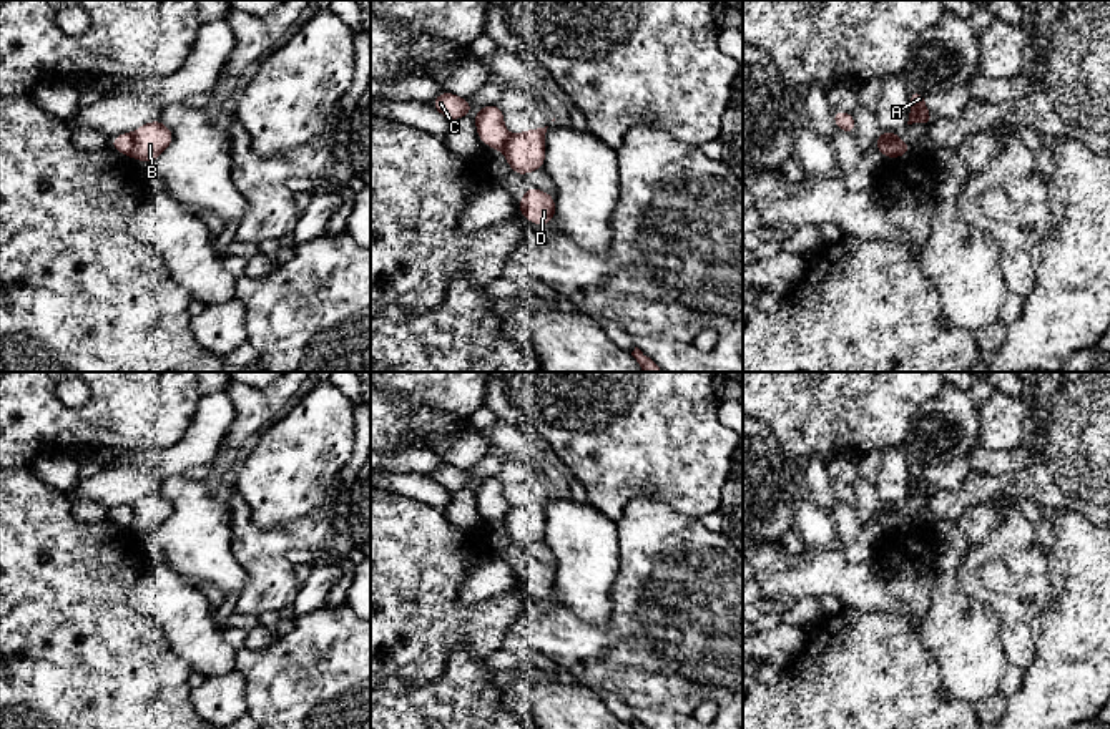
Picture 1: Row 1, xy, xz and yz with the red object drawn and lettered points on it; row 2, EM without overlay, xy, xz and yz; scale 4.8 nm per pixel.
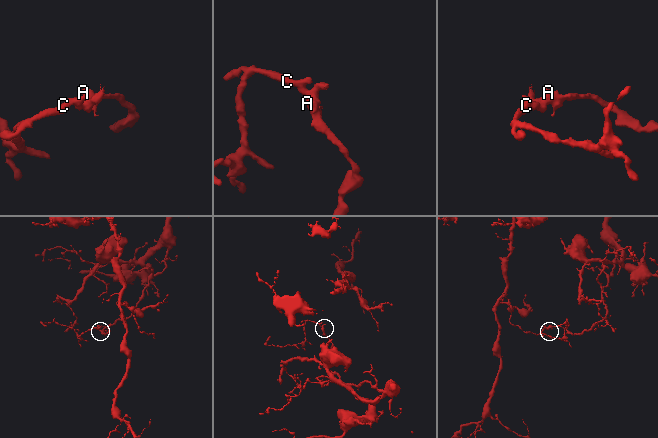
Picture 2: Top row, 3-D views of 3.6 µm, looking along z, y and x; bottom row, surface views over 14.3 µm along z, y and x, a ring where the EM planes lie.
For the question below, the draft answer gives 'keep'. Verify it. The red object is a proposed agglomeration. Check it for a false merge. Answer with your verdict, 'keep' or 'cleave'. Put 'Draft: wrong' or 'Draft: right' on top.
Draft: wrong
cleave

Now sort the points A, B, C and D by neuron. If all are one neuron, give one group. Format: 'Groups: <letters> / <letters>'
Groups: A B D / C

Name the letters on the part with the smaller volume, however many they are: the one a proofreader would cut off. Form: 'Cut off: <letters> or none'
Cut off: C

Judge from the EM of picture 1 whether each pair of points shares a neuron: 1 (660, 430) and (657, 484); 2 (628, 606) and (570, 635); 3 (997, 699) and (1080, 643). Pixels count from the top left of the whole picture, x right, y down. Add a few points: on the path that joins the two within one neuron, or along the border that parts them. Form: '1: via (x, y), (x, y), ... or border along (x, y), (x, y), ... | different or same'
1: via (657, 444), (657, 470) | same
2: via (618, 621), (605, 635), (585, 635) | same
3: border along (1006, 698), (1002, 711) | different

